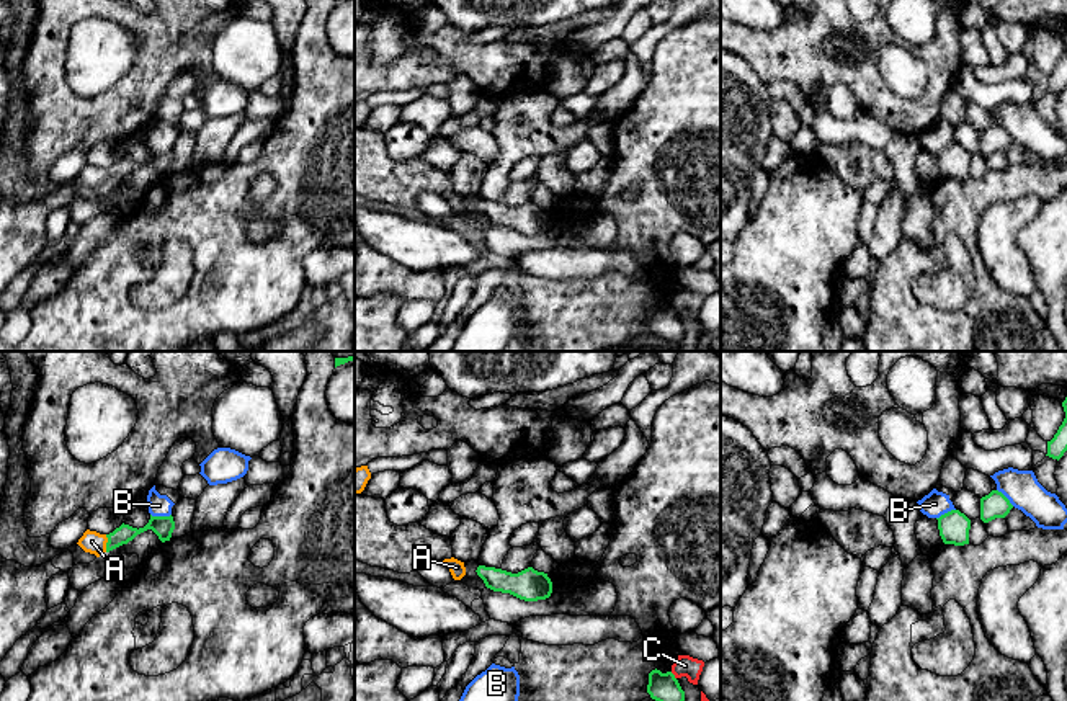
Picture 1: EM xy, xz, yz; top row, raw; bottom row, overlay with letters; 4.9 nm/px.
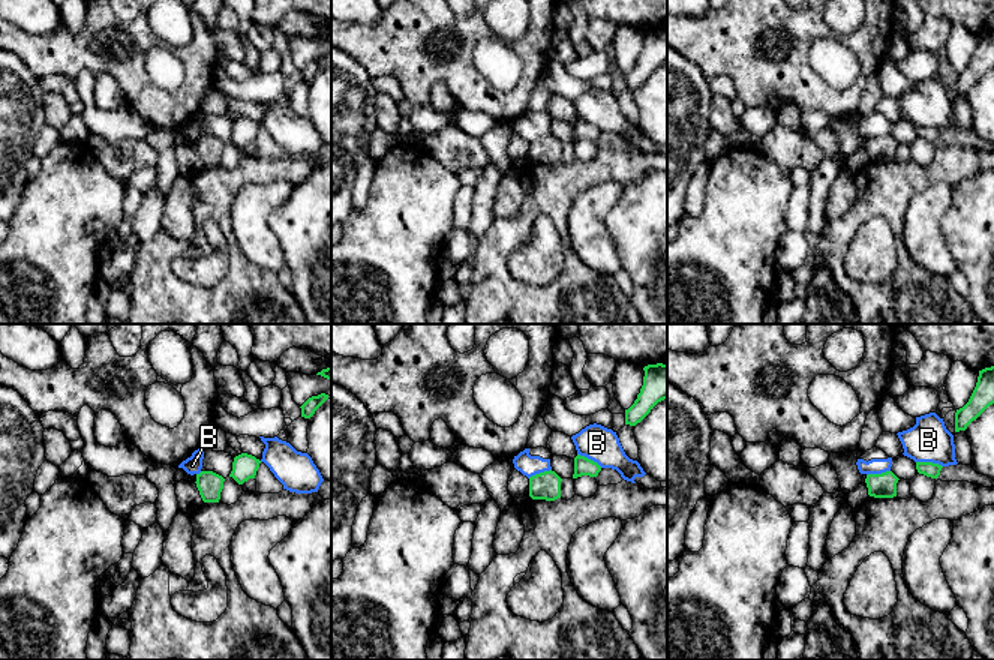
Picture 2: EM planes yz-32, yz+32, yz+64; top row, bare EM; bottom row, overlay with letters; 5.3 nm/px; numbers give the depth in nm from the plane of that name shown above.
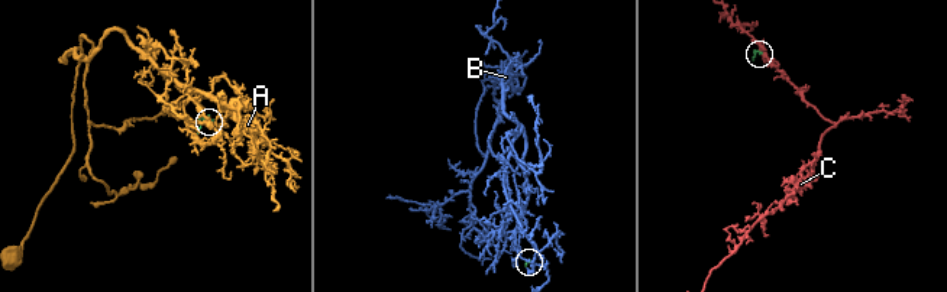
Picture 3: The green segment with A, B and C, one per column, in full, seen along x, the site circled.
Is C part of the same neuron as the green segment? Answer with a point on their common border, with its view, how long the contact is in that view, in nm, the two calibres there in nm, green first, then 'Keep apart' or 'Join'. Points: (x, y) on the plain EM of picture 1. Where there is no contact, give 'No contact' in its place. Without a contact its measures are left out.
Touches green at xz (674, 309). Shared border 50 nm. Thickness 140 nm (green) against 110 nm. Keep apart

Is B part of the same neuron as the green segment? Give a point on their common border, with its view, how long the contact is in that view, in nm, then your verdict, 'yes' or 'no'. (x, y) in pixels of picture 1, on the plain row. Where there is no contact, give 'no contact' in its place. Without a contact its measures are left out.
meets green in xy at (160, 151); contact 100 nm long; no

